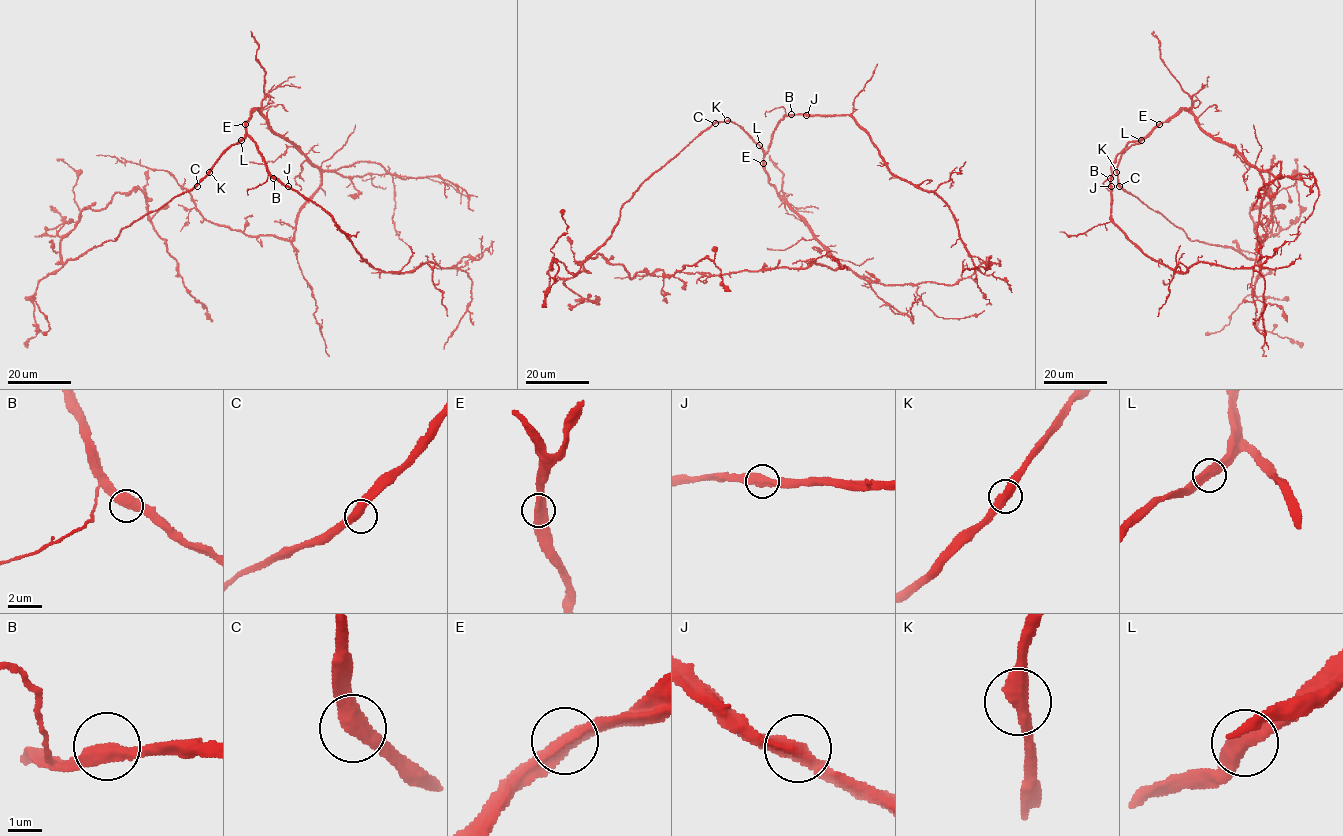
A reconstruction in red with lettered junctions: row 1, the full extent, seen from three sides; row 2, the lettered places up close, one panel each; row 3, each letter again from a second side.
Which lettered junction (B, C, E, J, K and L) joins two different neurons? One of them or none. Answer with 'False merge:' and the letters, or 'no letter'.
False merge: no letter

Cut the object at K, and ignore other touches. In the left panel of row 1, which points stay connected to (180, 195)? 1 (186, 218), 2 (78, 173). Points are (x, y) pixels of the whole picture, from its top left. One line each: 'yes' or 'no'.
1: no
2: yes

